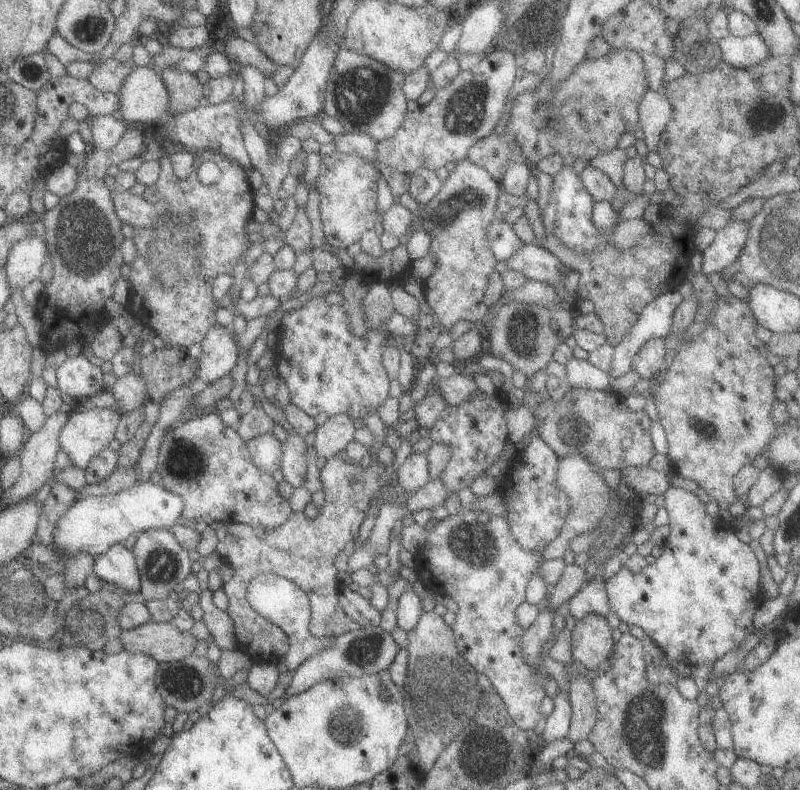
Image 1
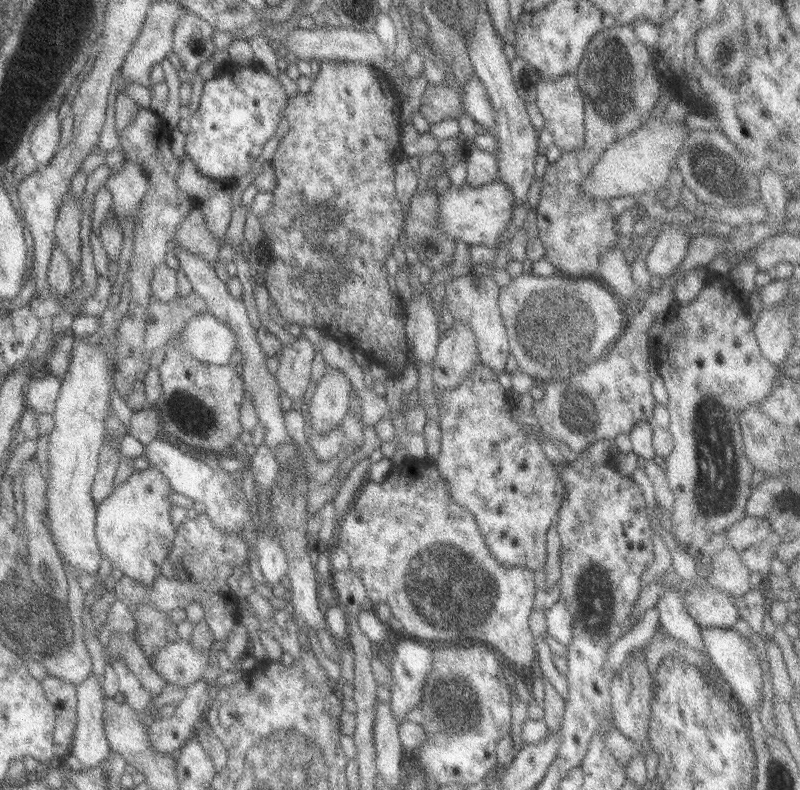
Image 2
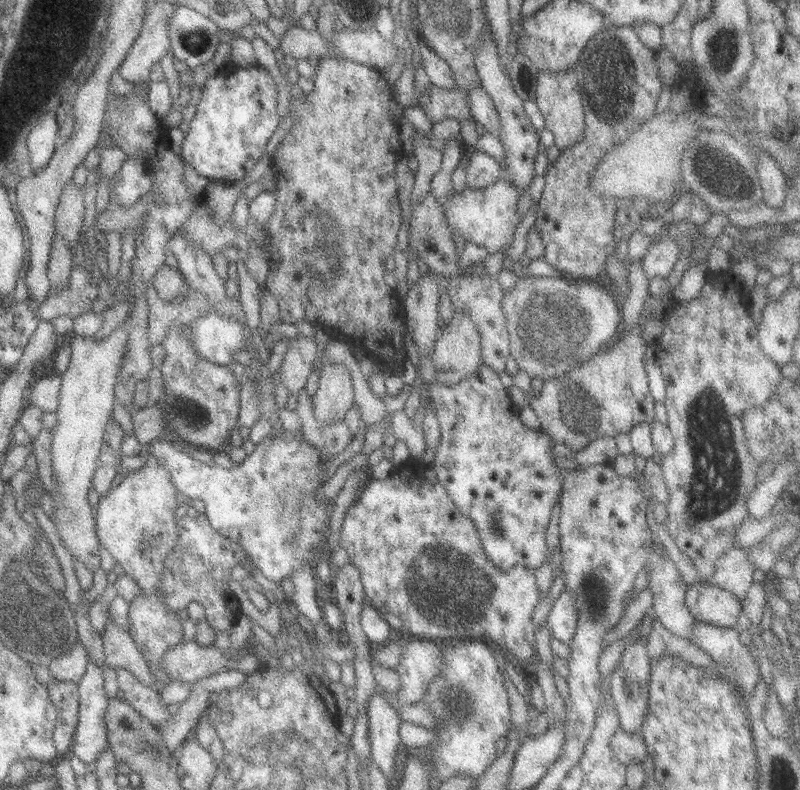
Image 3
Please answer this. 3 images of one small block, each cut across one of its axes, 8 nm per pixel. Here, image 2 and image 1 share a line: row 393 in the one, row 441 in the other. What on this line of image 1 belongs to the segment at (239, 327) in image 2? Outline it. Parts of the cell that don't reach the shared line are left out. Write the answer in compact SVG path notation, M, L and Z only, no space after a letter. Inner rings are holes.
M264 433L245 442L251 463L262 472L272 474L280 469L281 442Z

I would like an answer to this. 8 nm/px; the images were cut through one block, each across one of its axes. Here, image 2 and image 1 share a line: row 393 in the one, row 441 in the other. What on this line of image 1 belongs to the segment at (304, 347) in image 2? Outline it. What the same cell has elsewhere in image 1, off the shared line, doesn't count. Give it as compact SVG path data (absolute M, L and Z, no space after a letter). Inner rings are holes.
M296 433L289 434L286 440L280 444L280 470L283 480L290 484L293 489L301 487L306 476L306 465L308 458L306 451L308 446L304 438Z

